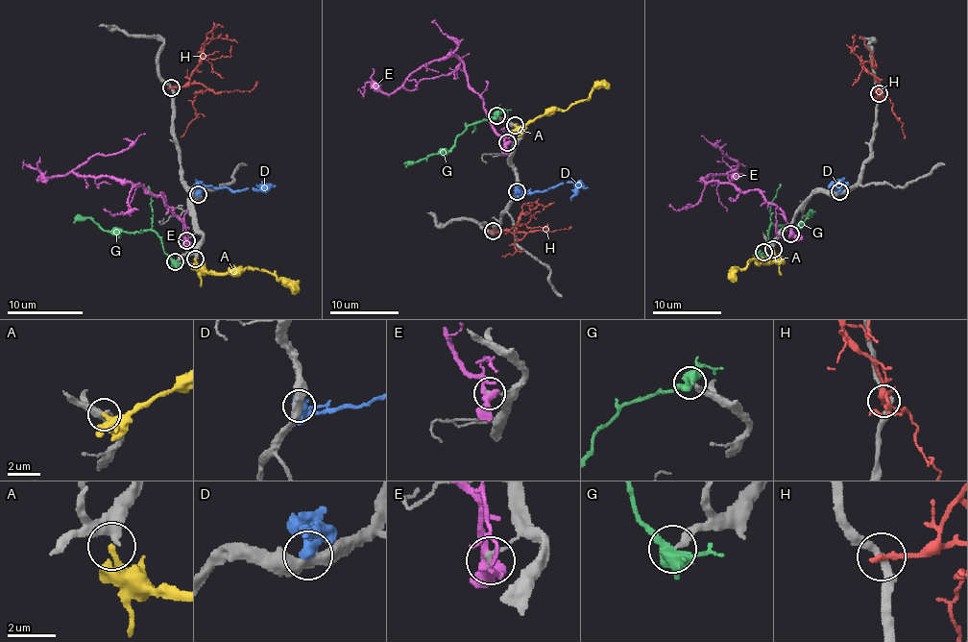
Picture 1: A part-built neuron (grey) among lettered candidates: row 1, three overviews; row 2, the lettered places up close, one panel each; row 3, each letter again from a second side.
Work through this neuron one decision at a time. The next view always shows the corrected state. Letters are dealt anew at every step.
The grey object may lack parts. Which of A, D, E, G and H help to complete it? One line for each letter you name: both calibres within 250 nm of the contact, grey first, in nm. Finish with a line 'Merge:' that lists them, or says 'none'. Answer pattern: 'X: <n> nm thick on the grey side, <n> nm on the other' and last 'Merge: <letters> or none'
Merge: none

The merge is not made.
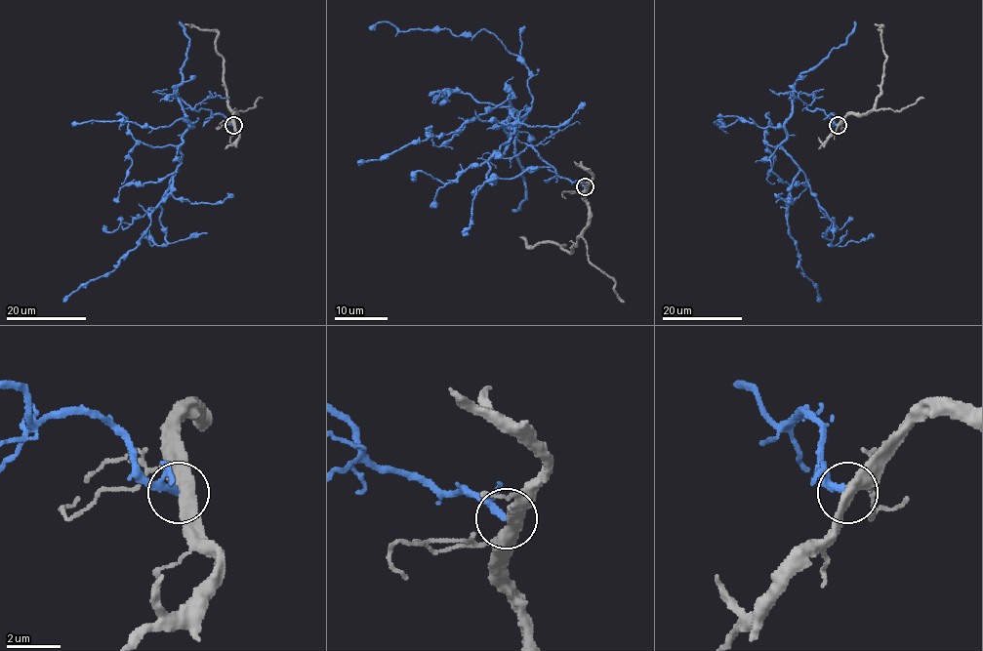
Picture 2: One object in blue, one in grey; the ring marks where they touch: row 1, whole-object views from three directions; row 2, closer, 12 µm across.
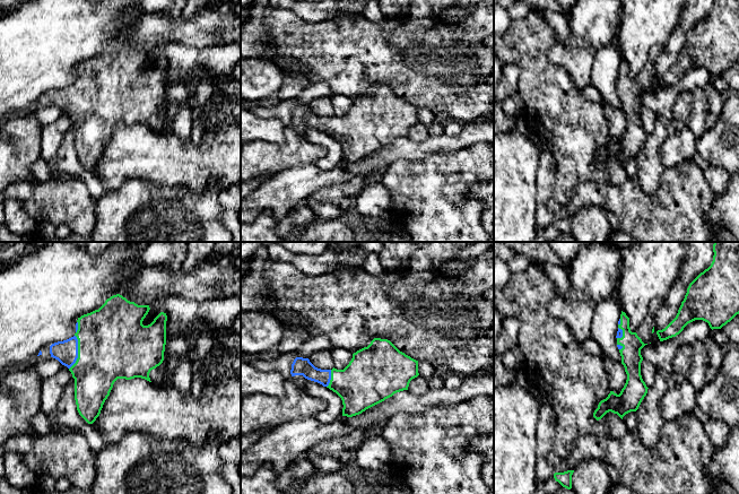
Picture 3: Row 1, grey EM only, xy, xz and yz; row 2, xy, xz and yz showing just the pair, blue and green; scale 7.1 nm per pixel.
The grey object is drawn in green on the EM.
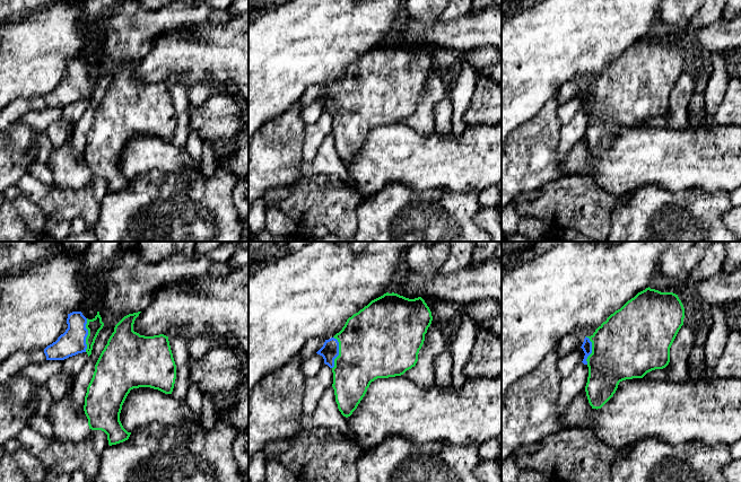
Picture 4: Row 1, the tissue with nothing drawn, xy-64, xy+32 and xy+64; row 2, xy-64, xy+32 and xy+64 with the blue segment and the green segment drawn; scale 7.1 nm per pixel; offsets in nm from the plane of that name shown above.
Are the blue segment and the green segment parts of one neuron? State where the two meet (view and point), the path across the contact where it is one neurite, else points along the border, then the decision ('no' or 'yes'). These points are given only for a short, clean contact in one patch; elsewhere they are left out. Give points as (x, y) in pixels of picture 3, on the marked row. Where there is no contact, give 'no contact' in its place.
contact xy (77, 352); way xy (66, 352), (77, 352), (111, 343); yes

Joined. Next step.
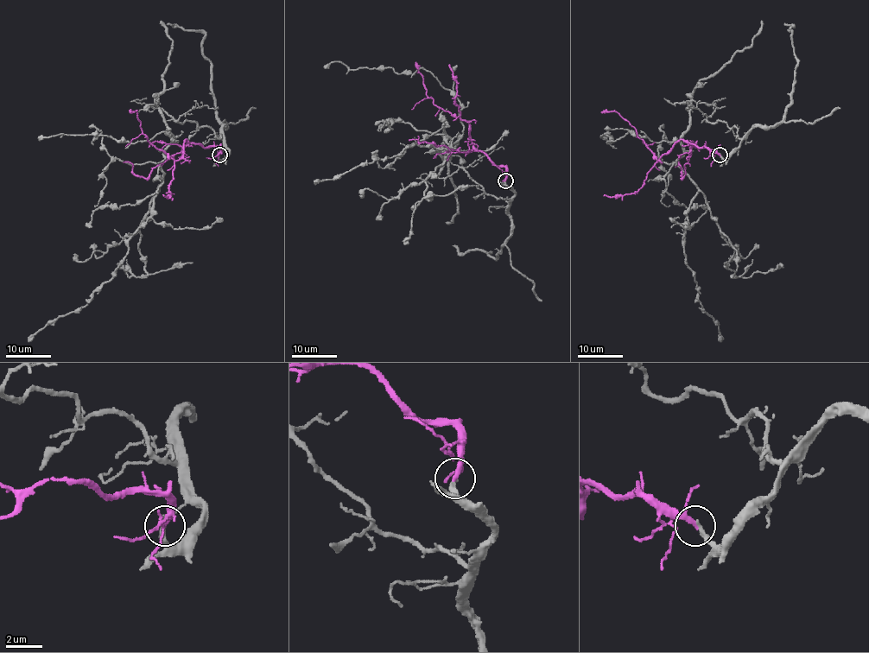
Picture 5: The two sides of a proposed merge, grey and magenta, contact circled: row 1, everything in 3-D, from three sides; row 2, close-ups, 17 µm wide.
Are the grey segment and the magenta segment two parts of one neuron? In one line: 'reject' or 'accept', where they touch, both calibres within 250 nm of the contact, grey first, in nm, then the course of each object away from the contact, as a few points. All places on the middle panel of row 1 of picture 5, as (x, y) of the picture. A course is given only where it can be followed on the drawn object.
accept; place (505, 180); calibres 280 and 200 nm; course grey (505, 180), (509, 202), (462, 168), (440, 178), (448, 138), (443, 159), (415, 144), (313, 181); course magenta (505, 180), (504, 167), (497, 166), (477, 149), (469, 137), (469, 123), (438, 108), (426, 94), (415, 62)

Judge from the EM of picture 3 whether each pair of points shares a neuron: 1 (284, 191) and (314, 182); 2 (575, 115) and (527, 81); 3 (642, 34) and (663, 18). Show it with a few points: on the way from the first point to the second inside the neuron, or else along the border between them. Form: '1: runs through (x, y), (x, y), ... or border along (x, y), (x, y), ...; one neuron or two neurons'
1: runs through (292, 187), (300, 182), (306, 182); one neuron
2: runs through (563, 111), (539, 87); one neuron
3: runs through (648, 28), (658, 18); one neuron

